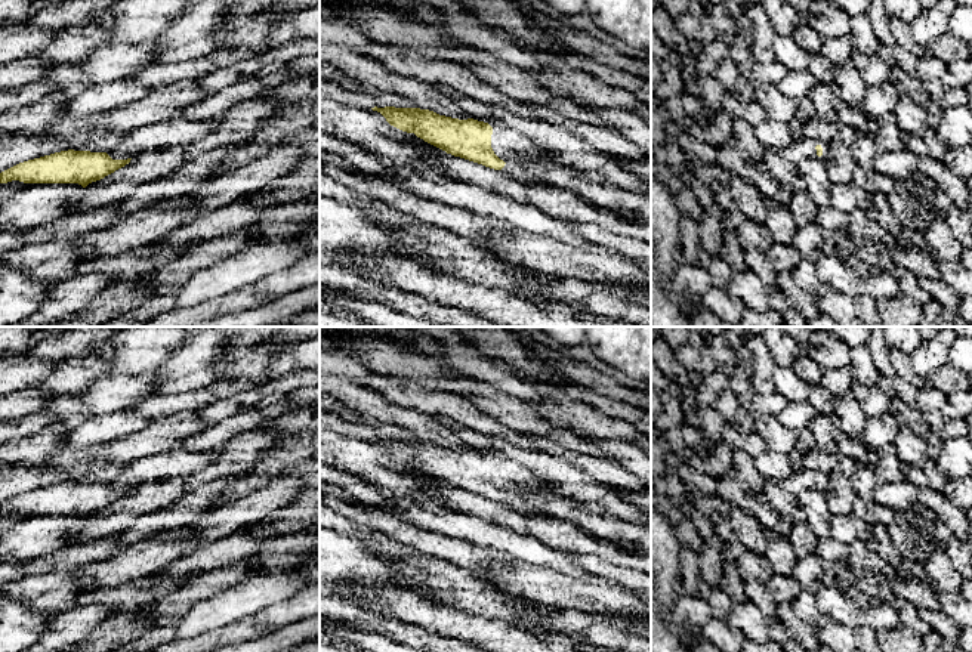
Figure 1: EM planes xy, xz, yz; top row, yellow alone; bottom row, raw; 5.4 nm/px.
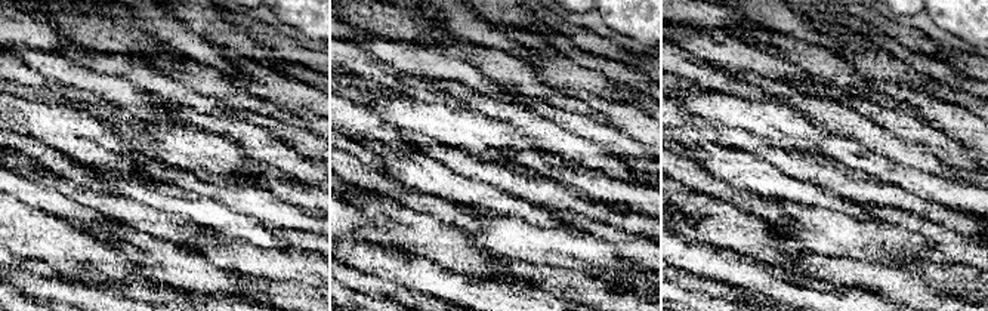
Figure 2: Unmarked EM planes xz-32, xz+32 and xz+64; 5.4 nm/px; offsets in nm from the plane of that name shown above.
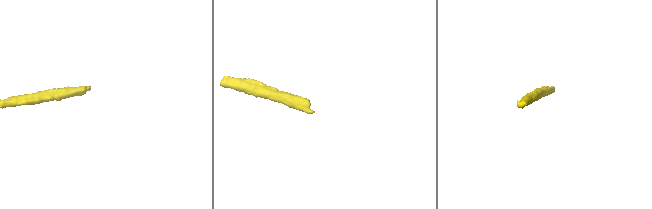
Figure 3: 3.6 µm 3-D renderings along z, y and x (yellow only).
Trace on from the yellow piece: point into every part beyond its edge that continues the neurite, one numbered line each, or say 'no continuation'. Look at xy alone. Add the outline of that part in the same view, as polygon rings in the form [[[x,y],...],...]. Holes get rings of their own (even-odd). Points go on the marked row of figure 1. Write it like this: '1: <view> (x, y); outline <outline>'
no continuation

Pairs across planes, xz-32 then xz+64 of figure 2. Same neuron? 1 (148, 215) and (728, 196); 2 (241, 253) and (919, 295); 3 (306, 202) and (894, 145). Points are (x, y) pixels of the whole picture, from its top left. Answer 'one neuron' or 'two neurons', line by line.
1: one neuron
2: two neurons
3: two neurons

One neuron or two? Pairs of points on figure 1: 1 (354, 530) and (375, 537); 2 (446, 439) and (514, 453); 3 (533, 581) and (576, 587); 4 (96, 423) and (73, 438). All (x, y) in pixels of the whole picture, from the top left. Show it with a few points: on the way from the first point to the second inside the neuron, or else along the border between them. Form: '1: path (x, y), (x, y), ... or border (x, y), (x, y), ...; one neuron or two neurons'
1: path (358, 532), (370, 535); one neuron
2: border (444, 419), (471, 448); two neurons
3: path (543, 586), (565, 587); one neuron
4: path (90, 429), (79, 438); one neuron

